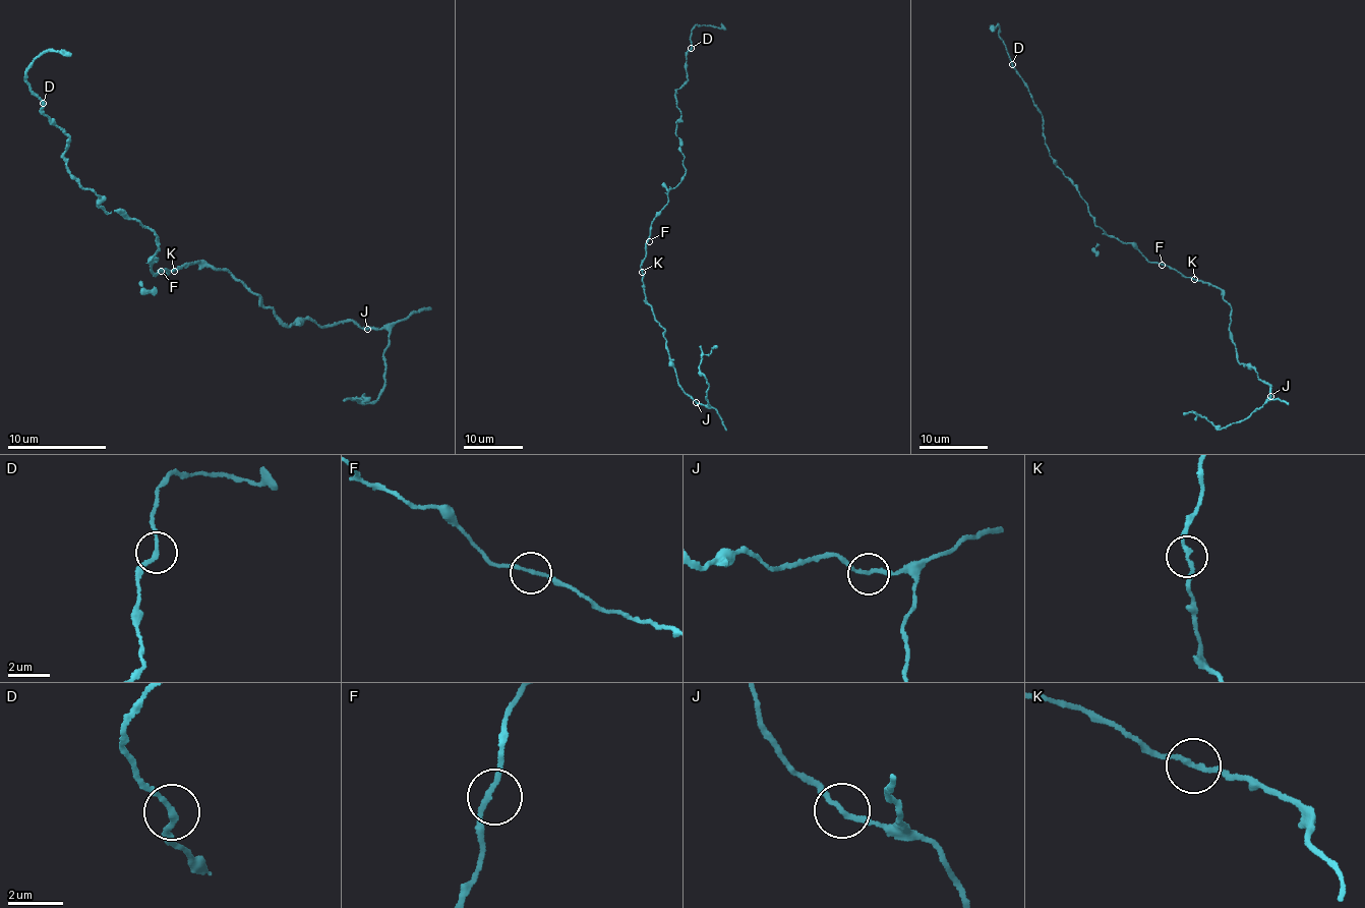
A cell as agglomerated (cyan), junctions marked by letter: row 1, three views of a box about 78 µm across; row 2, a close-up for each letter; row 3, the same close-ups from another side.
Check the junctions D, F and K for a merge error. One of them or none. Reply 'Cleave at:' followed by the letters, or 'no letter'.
Cleave at: K

